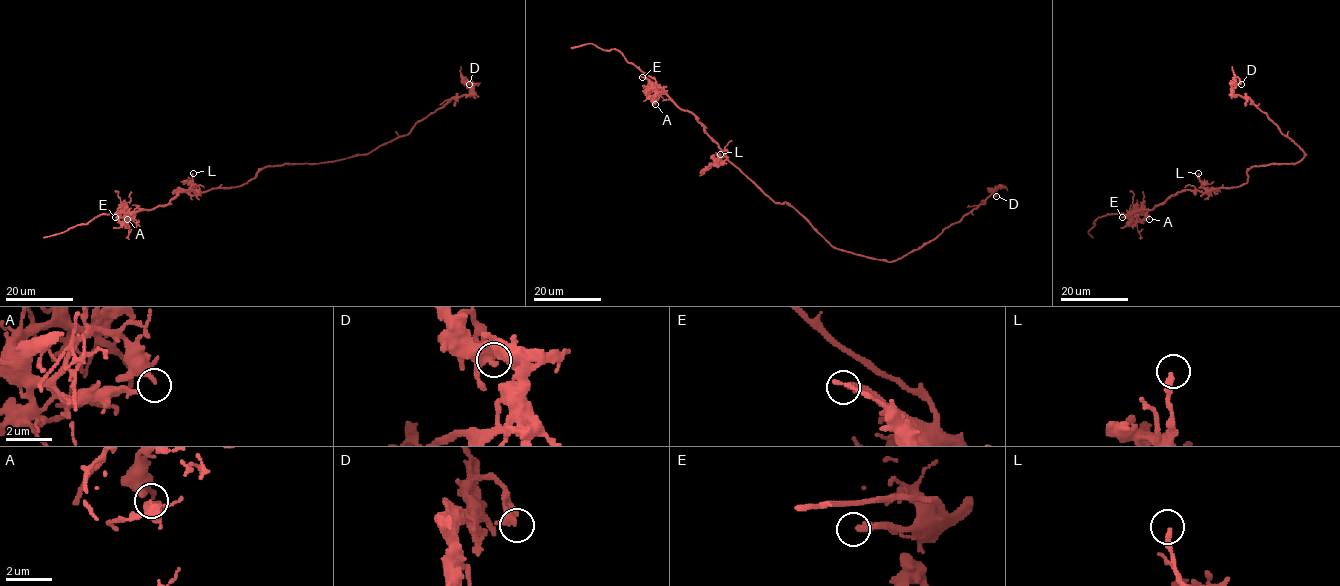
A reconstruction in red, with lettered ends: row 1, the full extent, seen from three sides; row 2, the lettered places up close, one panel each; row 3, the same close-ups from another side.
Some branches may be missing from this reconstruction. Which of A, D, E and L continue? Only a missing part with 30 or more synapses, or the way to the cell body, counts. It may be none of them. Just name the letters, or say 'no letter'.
E

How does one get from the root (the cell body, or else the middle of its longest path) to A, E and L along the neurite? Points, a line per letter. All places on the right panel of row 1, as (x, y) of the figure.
A: (1249, 169), (1248, 181), (1241, 185), (1206, 192), (1182, 190), (1152, 209), (1137, 212), (1143, 211), (1149, 219)
E: (1249, 169), (1248, 181), (1241, 185), (1206, 192), (1182, 190), (1152, 209), (1137, 210), (1122, 217)
L: (1249, 169), (1246, 183), (1205, 193), (1198, 173)

